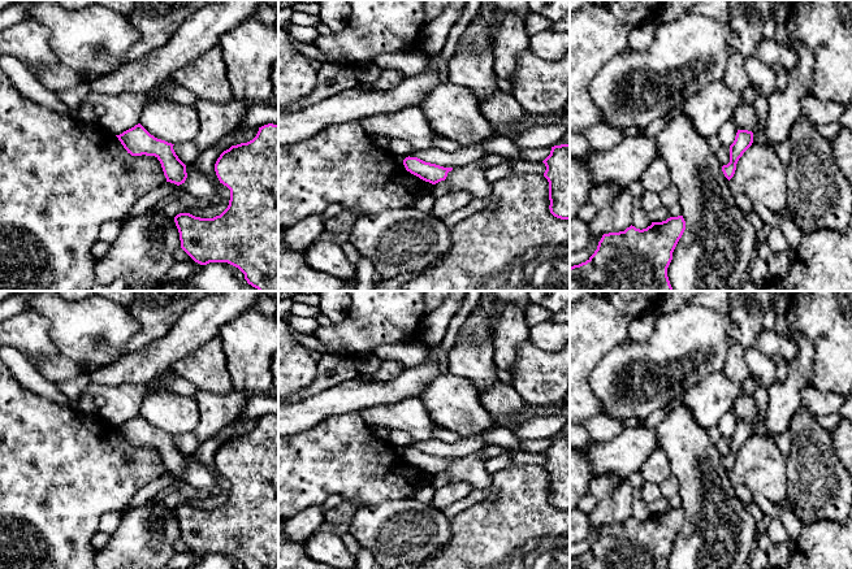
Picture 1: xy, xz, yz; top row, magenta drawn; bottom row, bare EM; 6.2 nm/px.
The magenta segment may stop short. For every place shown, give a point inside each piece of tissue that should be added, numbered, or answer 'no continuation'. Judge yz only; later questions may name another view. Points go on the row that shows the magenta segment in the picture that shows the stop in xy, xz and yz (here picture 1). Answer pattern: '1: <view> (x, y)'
no continuation

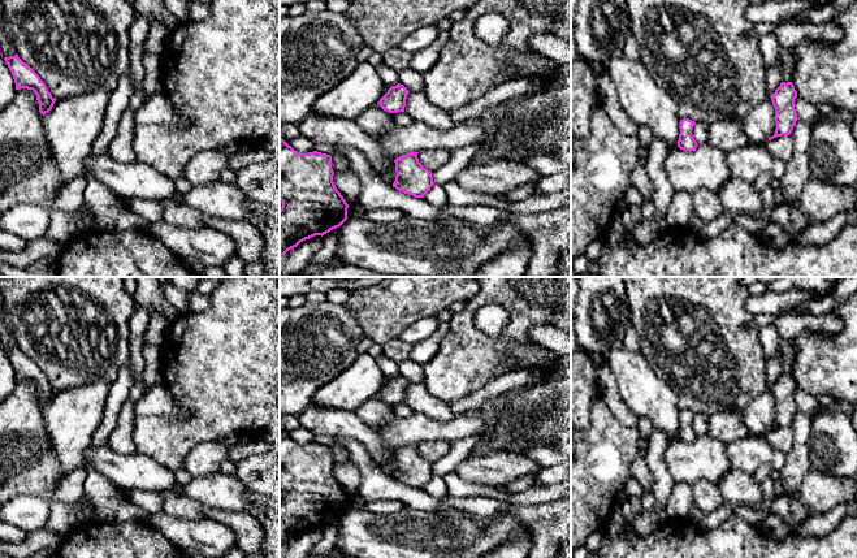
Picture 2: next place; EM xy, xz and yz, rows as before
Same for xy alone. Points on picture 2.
no continuation

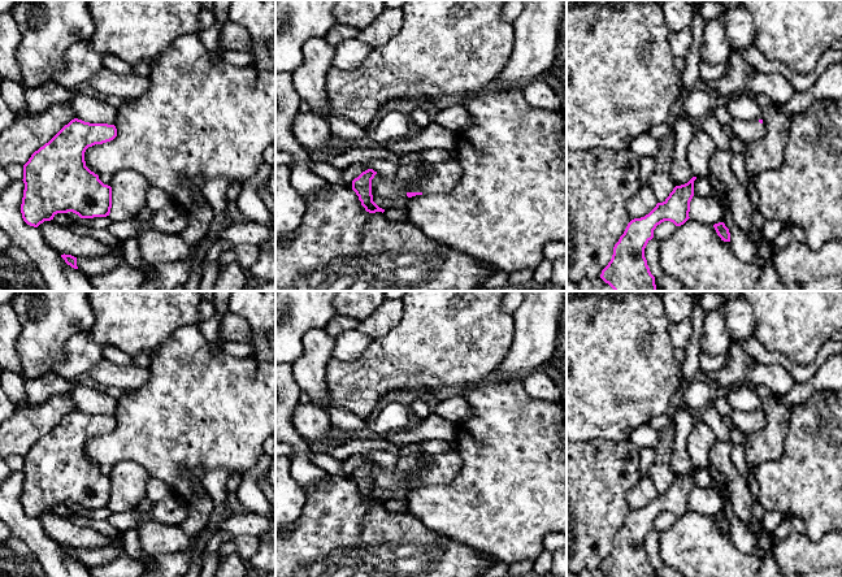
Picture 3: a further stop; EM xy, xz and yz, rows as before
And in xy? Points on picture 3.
no continuation

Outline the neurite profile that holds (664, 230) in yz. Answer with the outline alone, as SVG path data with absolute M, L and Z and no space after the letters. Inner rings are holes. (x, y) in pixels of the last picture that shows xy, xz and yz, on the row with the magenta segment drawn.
M664 221L660 225L656 226L654 230L654 237L659 240L663 242L668 239L674 231L676 231L676 225L670 221Z

